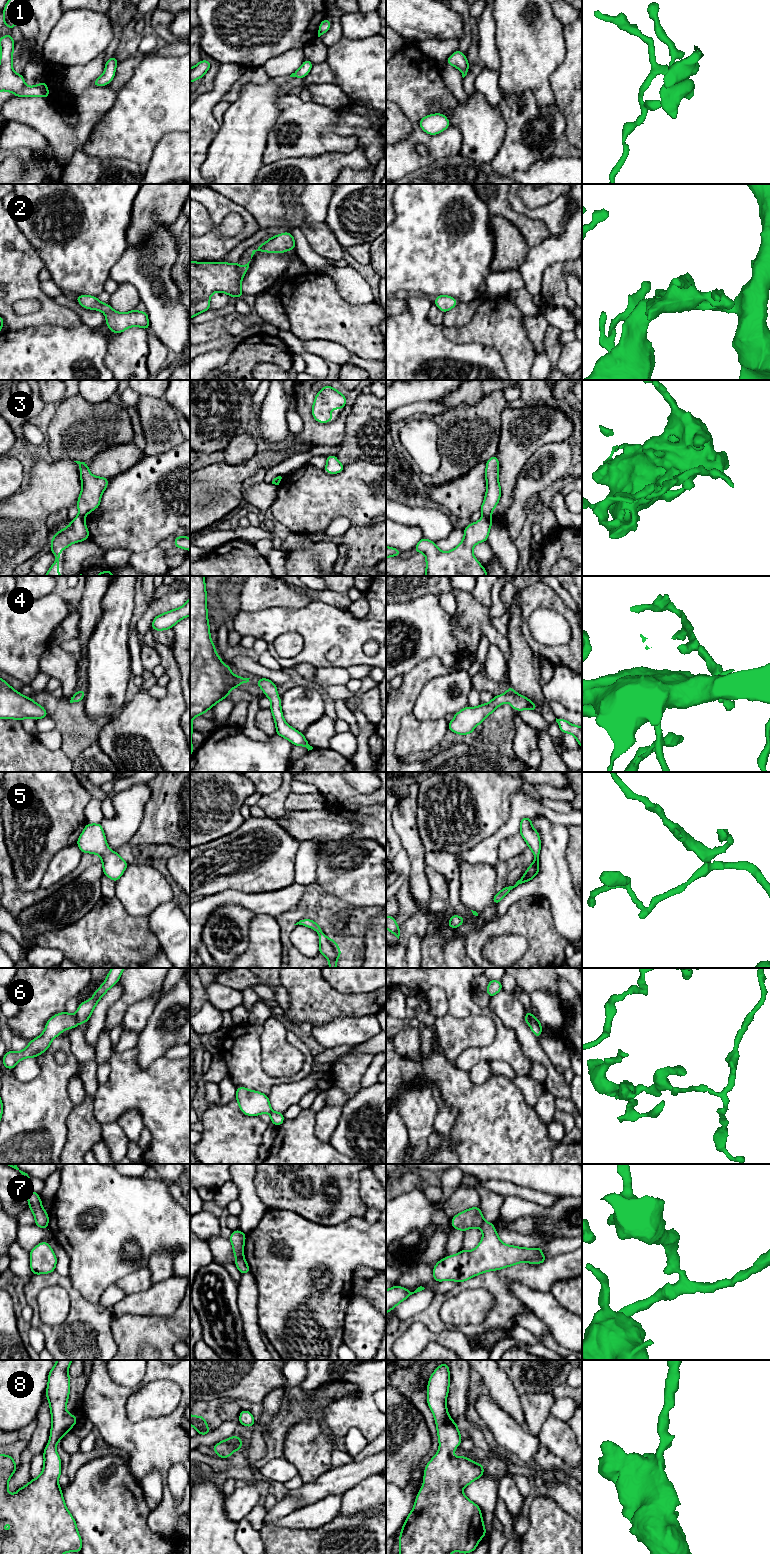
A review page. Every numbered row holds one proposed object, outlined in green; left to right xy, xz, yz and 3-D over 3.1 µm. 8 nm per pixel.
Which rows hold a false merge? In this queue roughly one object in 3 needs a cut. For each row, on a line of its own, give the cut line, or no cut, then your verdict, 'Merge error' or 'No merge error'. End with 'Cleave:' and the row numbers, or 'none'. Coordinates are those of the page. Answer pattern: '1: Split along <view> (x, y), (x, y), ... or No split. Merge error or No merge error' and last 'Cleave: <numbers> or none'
1: No split. No merge error
2: No split. No merge error
3: Split along yz (483, 515), (490, 517). Merge error
4: No split. No merge error
5: No split. No merge error
6: Split along xy (76, 1015), (76, 1024), (74, 1026). Merge error
7: Split along xz (243, 1257), (237, 1260). Merge error
8: No split. No merge error
Cleave: 3, 6, 7

